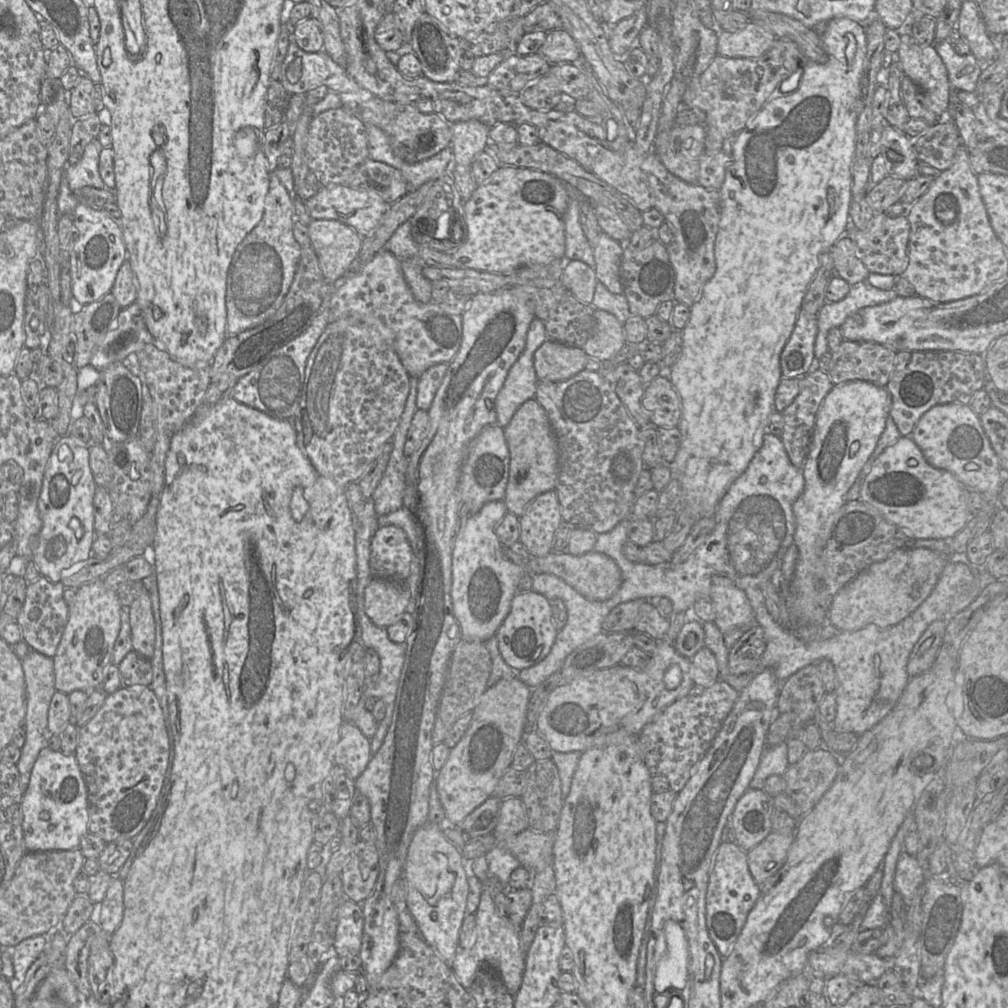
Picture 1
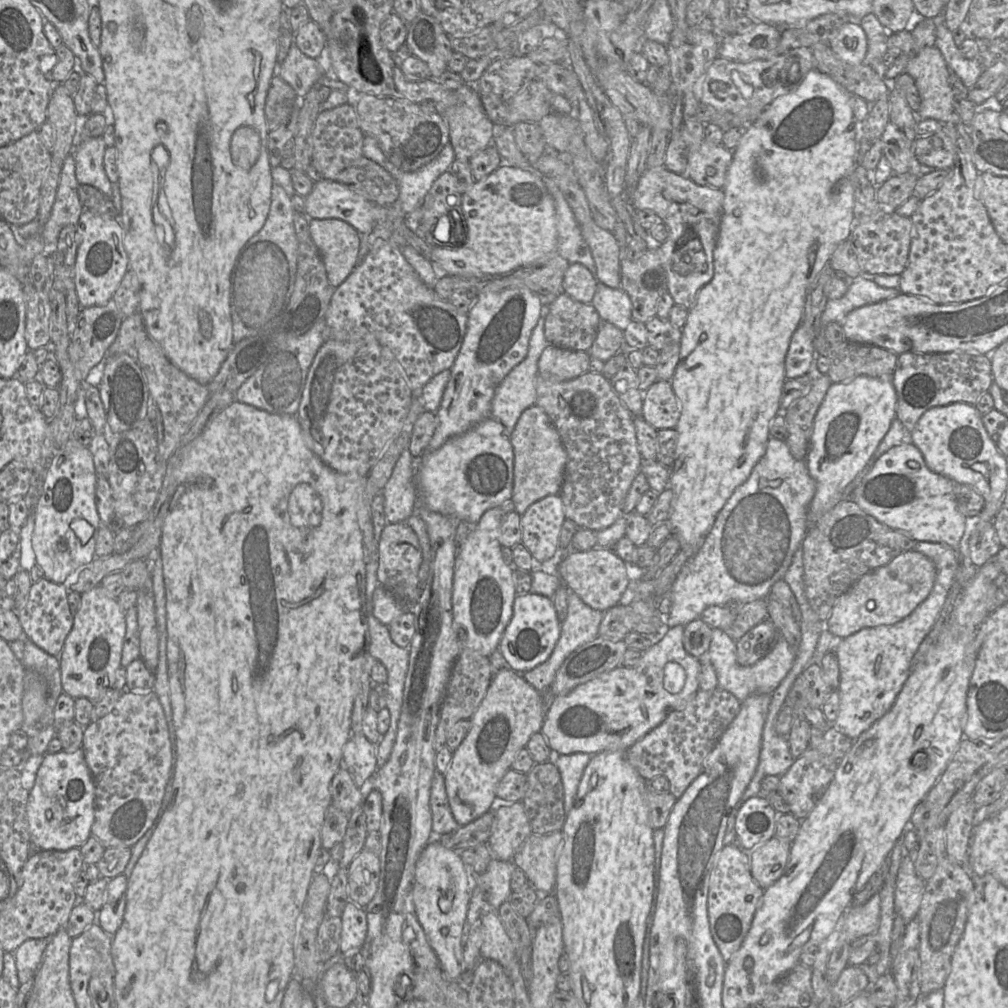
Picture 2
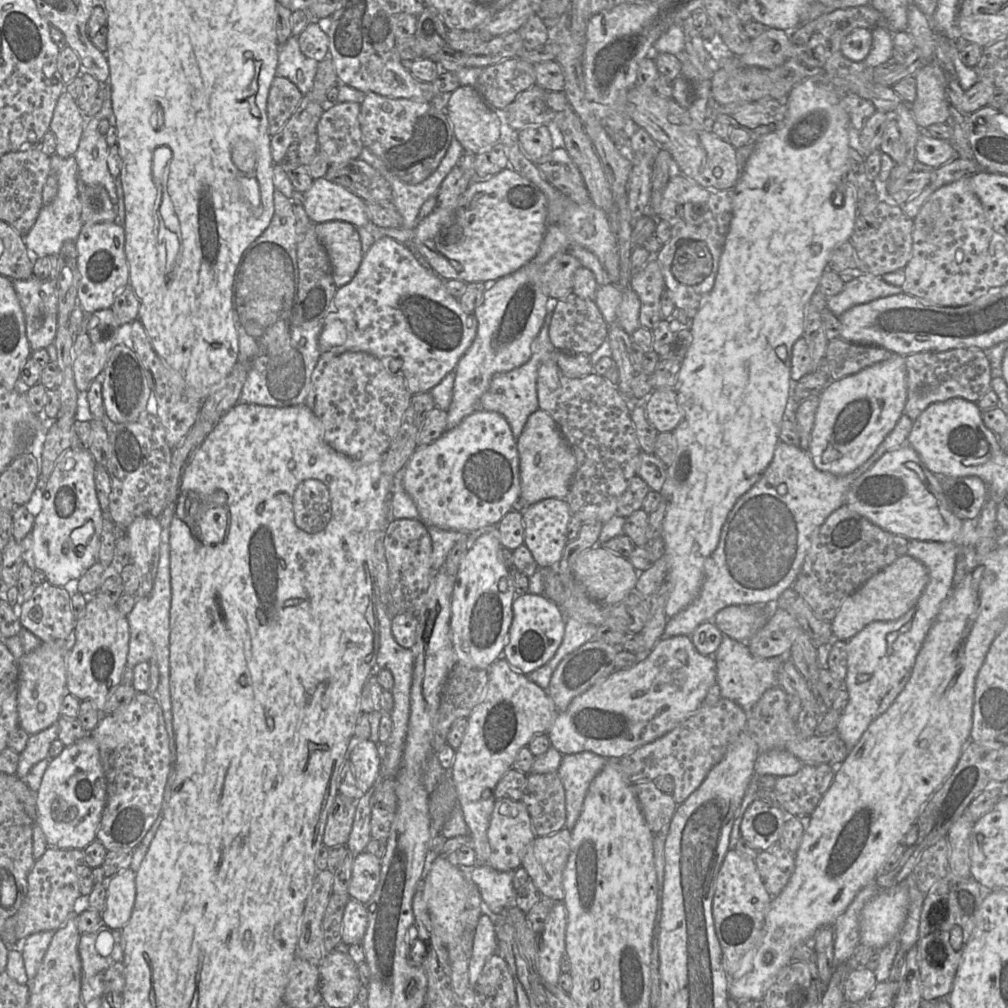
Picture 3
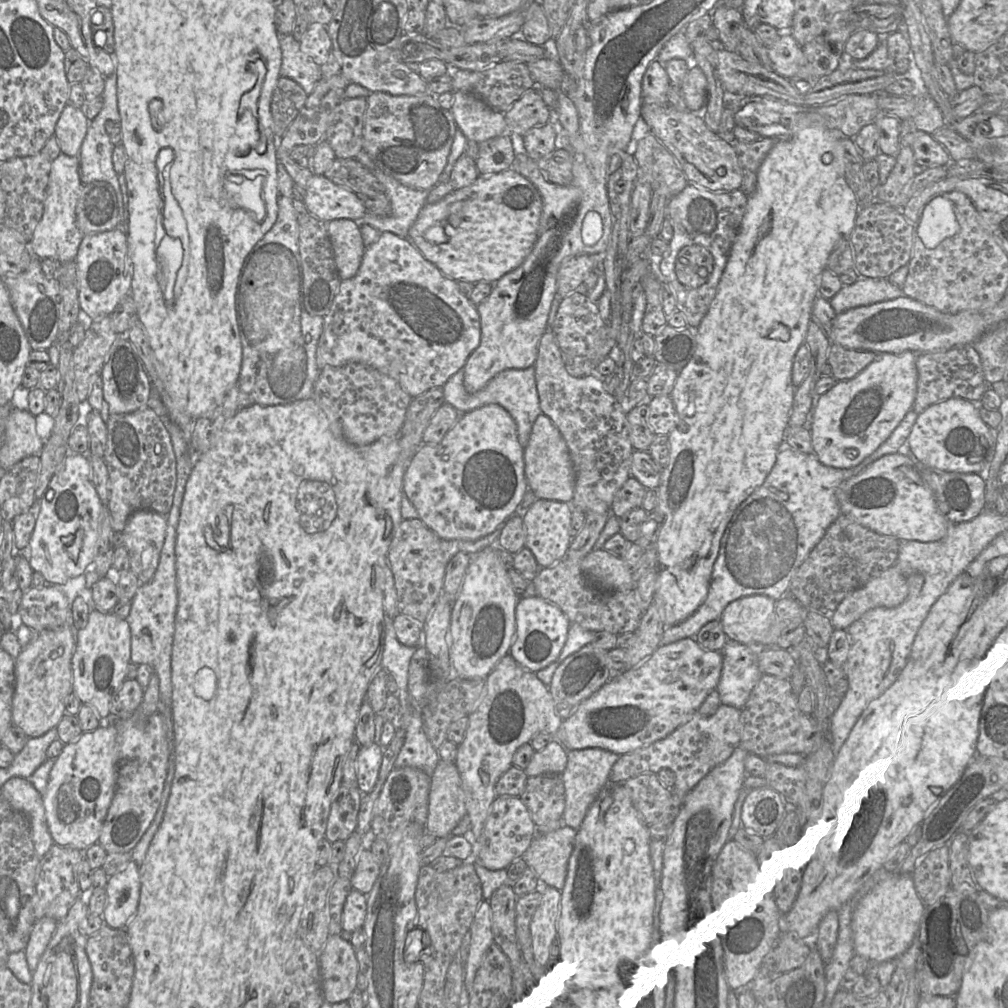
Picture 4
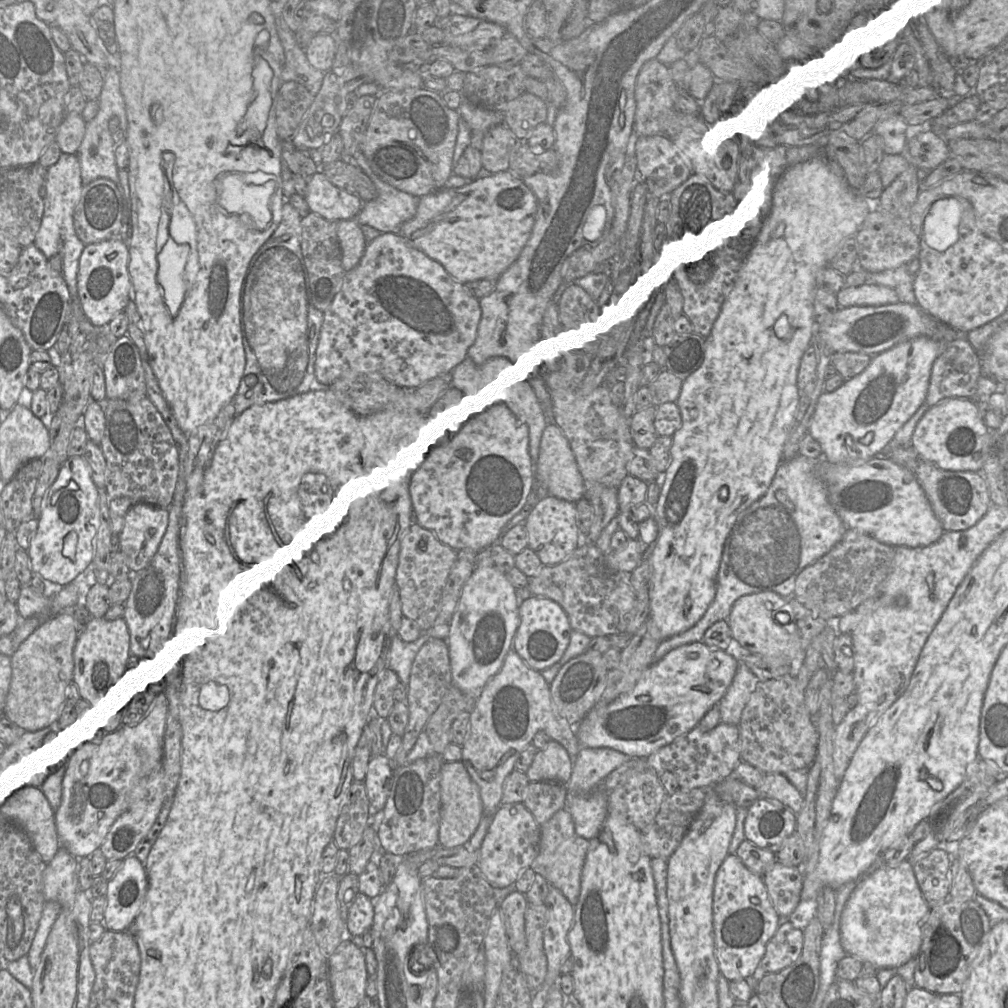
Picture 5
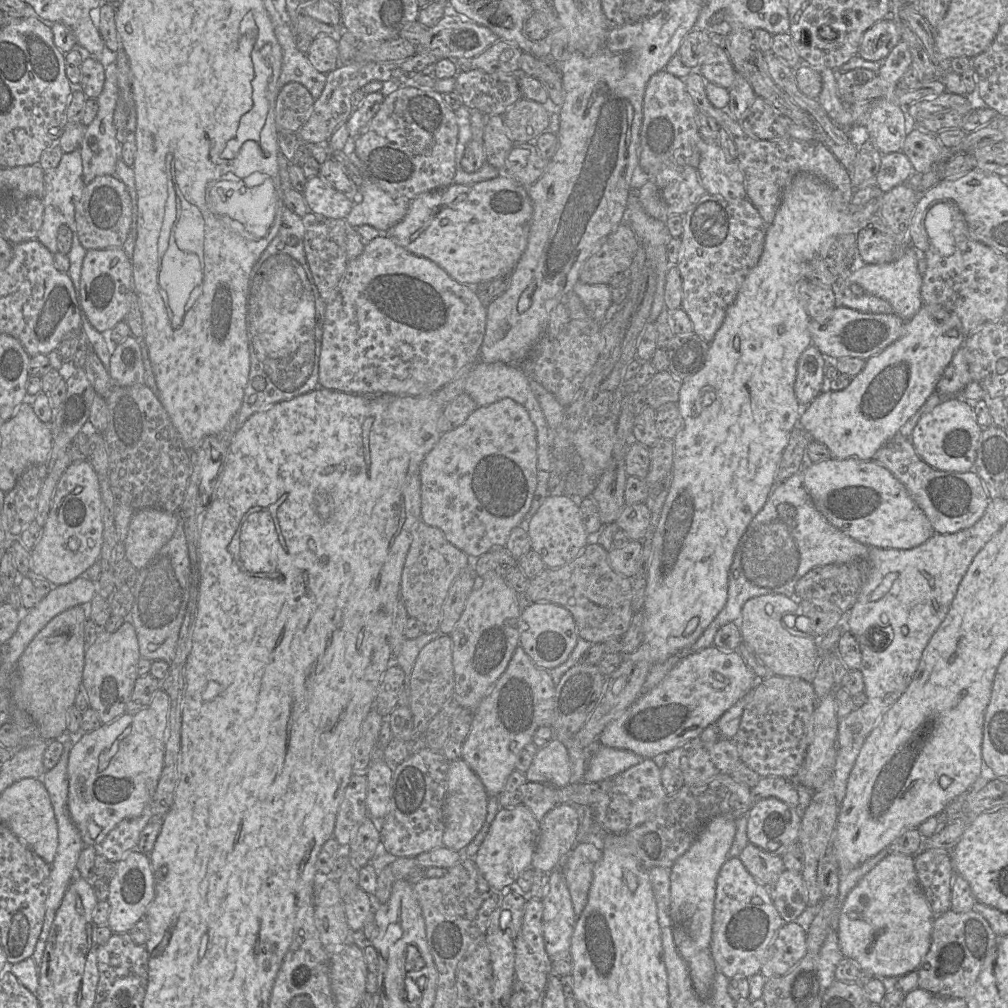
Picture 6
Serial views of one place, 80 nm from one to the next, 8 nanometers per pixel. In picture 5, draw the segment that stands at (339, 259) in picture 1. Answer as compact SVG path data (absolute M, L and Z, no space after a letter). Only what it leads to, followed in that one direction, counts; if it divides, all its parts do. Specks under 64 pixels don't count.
M354 219L338 221L336 231L341 248L342 266L348 272L361 260L367 242L360 225Z

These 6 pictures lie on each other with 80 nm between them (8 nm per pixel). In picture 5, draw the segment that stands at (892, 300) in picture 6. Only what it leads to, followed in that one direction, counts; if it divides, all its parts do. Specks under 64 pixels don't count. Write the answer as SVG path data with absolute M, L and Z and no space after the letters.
M907 265L877 273L866 272L866 274L865 284L887 286L896 291L899 302L916 304L913 290L915 275L909 273Z

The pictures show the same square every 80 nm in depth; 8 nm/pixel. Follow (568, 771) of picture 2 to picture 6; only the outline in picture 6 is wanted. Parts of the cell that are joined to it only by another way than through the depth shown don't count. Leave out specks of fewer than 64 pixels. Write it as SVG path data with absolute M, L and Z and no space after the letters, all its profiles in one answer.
M600 745L587 761L584 782L598 783L612 779L643 760L643 757L630 750Z

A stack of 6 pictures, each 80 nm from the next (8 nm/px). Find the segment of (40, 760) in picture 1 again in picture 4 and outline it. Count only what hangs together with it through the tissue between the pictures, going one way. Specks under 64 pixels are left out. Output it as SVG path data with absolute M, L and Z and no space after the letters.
M103 722L93 731L82 732L76 741L64 744L55 759L42 795L47 826L55 844L85 851L98 843L115 791L119 767L116 736L116 723Z

